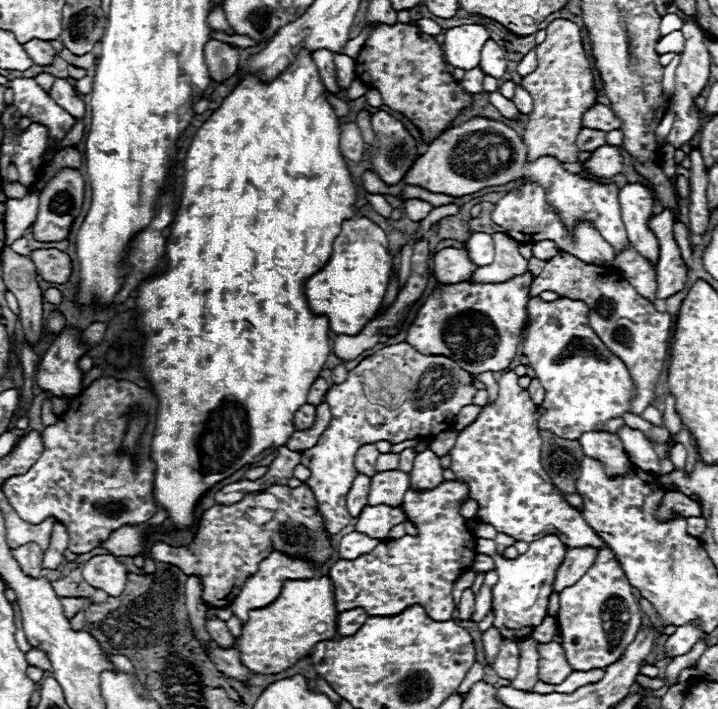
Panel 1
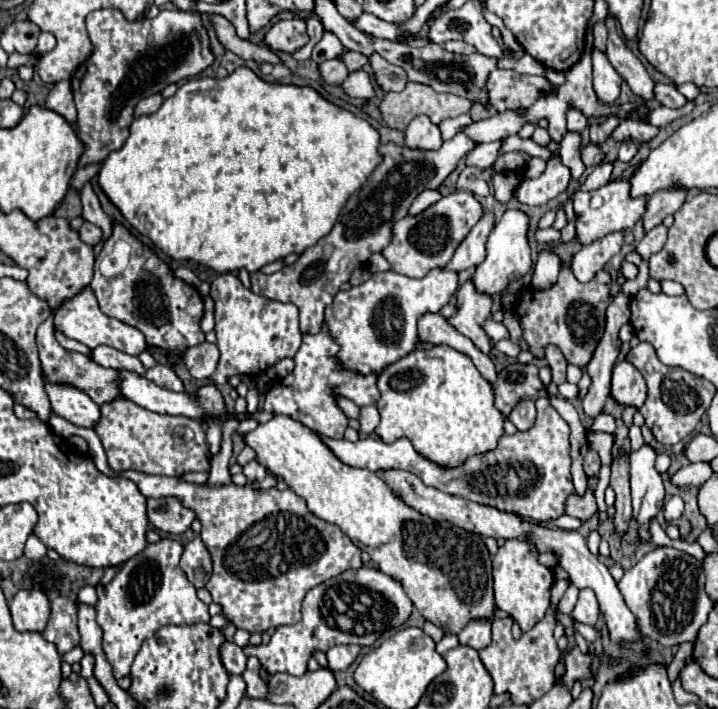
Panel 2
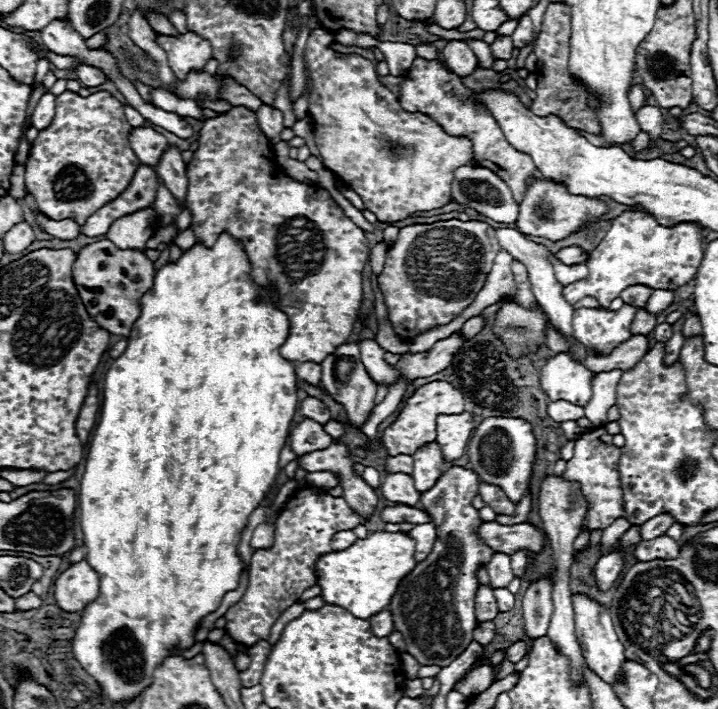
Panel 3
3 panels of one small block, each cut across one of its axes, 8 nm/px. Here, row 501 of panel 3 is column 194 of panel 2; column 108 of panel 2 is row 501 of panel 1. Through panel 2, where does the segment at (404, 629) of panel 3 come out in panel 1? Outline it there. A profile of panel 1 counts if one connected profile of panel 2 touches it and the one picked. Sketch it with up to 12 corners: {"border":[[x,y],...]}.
{"border":[[462,480],[408,488],[418,534],[328,574],[336,608],[450,620],[476,536]]}

